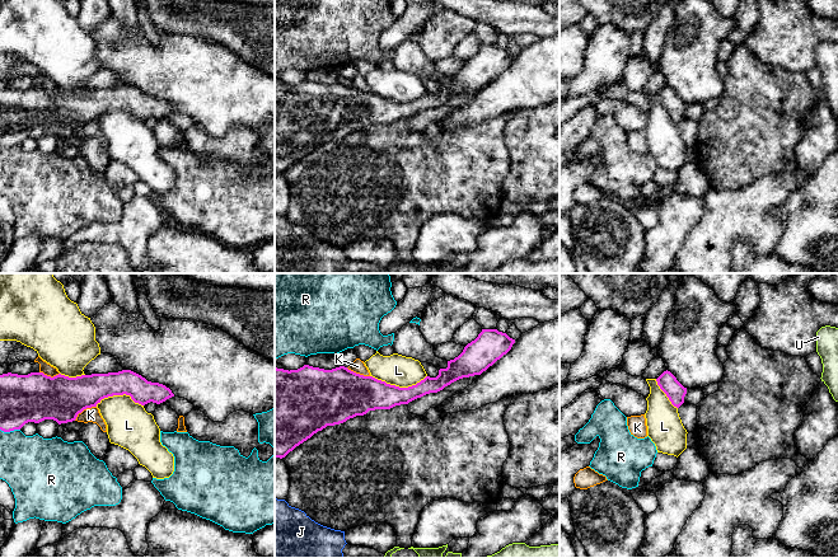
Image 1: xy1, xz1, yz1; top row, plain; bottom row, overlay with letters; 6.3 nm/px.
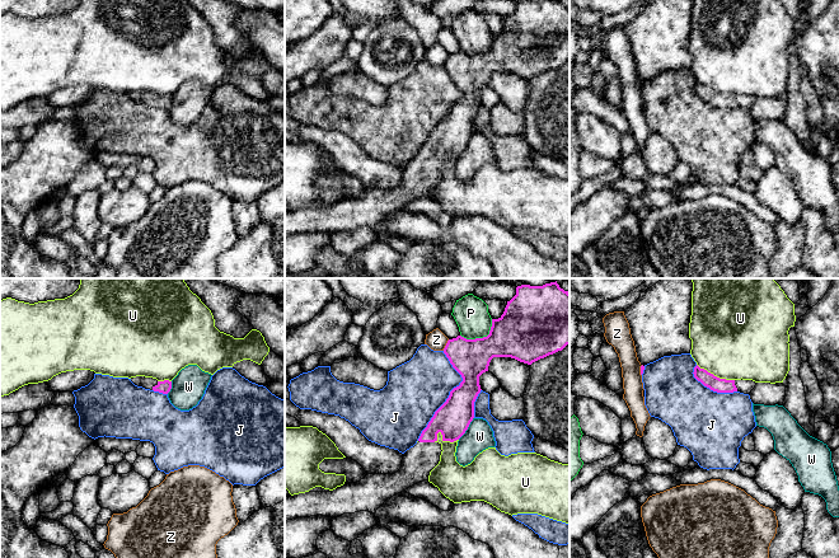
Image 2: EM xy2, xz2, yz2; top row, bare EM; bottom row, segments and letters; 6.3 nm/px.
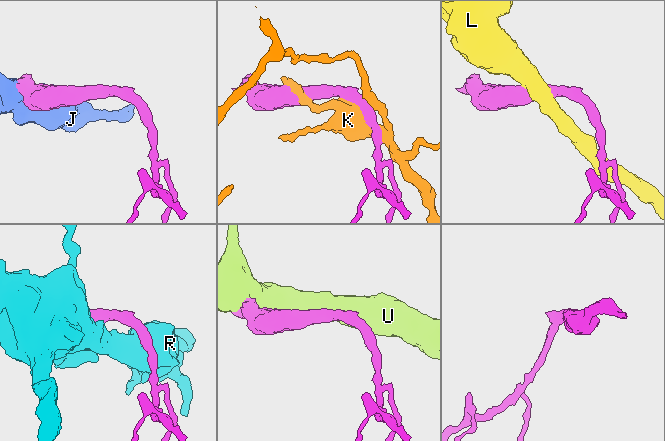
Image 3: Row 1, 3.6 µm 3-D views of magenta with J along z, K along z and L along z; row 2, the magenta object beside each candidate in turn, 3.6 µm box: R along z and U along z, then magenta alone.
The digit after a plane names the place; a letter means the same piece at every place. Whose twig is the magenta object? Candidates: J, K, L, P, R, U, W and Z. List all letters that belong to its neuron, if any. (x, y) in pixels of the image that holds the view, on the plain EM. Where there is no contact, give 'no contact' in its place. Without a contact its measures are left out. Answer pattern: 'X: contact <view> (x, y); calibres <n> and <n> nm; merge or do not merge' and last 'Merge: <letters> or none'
J: contact xz2 (449, 111); calibres 220 and 380 nm; do not merge
K: contact xy1 (84, 123); calibres 280 and 100 nm; do not merge
L: contact xz1 (398, 102); calibres 240 and 200 nm; do not merge
P: contact xz2 (481, 54); calibres 320 and 220 nm; do not merge
R: contact xy1 (10, 145); calibres 300 and 360 nm; do not merge
U: contact yz2 (716, 92); calibres 100 and 480 nm; do not merge
W: contact xz2 (467, 144); calibres 220 and 180 nm; do not merge
Z: contact xz2 (446, 60); calibres 240 and 120 nm; do not merge
Merge: none

